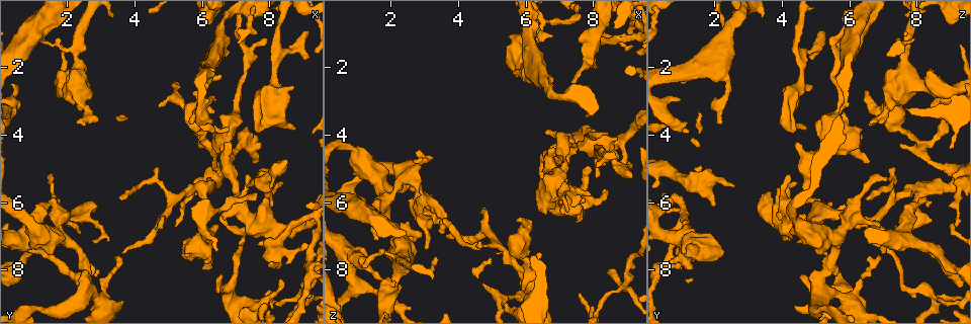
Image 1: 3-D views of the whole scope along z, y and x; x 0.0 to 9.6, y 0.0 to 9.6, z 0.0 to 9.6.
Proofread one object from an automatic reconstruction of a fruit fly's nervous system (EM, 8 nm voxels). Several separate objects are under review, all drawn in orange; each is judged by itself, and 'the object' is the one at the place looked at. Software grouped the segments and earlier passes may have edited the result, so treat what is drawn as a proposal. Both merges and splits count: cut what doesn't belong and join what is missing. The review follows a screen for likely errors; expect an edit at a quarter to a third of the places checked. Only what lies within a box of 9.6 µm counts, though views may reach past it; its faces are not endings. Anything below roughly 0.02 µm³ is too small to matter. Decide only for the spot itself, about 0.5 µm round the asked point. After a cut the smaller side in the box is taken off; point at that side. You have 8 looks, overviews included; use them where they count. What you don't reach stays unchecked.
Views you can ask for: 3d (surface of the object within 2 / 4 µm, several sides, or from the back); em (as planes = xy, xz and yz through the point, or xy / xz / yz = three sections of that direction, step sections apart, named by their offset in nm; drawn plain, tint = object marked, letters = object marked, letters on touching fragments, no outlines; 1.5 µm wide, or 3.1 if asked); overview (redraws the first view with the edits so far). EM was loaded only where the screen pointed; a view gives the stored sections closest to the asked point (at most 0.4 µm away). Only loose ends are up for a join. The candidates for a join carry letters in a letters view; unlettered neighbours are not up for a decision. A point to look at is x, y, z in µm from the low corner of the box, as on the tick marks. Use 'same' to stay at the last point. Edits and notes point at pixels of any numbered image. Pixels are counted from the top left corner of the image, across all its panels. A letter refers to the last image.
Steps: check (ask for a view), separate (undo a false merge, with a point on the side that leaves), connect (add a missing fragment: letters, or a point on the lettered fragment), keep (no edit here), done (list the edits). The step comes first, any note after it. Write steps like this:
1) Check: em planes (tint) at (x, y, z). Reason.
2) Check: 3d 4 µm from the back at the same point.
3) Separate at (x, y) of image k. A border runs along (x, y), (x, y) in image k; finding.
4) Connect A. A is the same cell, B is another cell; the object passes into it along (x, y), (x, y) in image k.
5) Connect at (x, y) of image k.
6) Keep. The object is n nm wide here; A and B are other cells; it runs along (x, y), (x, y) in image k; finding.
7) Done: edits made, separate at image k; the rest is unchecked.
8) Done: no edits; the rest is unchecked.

Check: em xy step 8 (tint) at (8.90, 8.85, 8.50). Sharp bend.

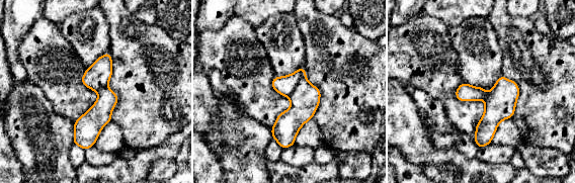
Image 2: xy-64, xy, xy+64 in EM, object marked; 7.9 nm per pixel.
Check: em xy step 8 (letters) at the same point. What lies round it.

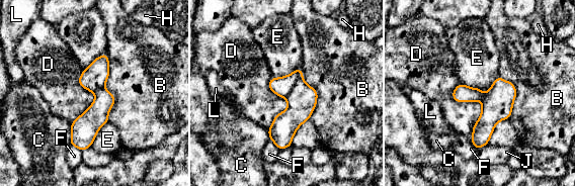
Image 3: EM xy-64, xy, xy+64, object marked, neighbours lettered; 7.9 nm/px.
Keep. The object is 200 nm wide here; B, C, D, E, F, H, J and L are other cells; it runs along (104, 57), (99, 109), (81, 147) in image 3; one neuron here.

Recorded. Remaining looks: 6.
Check: 3d 4 µm at (2.30, 3.65, 6.75). An open end.

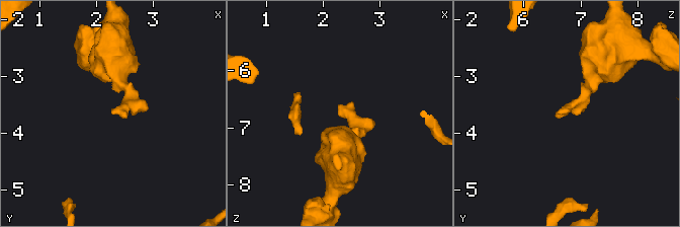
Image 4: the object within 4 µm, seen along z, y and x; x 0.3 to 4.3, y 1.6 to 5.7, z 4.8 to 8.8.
Check: em xz step 8 (letters) at (2.30, 3.65, 6.65).

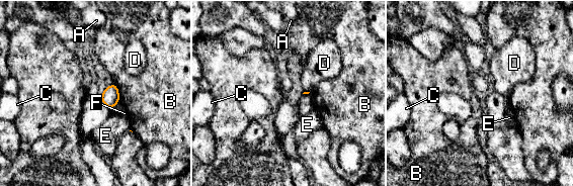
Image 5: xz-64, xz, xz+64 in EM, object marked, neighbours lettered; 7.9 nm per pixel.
Keep. A, B, C, D, E and F are other cells; a border runs along (113, 83), (117, 89), (118, 102) in image 5; no lettered fragment goes on from it.

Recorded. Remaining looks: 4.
Check: em planes (tint) at (9.10, 6.50, 1.10). Three-way junction.

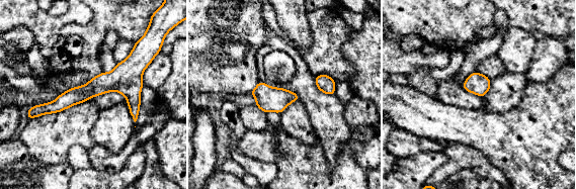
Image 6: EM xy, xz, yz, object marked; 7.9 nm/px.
Check: em planes (letters) at the same point. What lies round it.

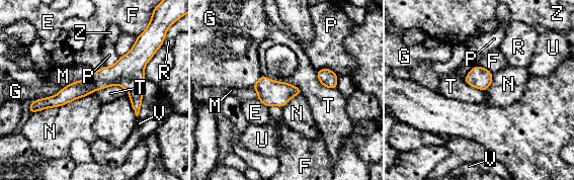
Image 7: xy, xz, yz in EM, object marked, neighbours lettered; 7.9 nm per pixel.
Keep. The object is 160 nm wide here; E, F, G, M, N, P, R, T, U, V and Z are other cells; a border runs along (89, 94), (30, 114) in image 7; all the same neuron.

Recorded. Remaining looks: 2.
Check: 3d 2 µm at (6.15, 7.90, 1.35). Stops while still wide.

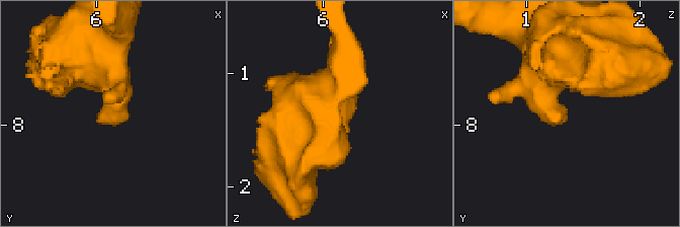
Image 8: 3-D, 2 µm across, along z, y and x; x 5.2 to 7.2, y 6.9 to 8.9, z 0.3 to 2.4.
Check: em yz step 8 (letters) at (6.16, 7.94, 1.38).

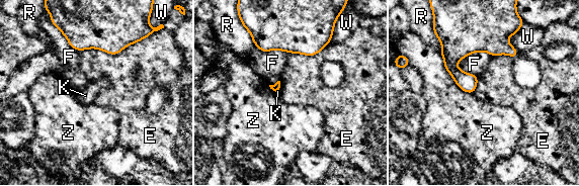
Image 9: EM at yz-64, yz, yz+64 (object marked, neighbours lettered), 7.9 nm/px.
Keep. E, F, K, R, W and Z are other cells; a border runs along (127, 45), (116, 54), (78, 51) in image 9; none of them fits.

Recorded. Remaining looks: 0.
Done: no edits; the rest is unchecked.

